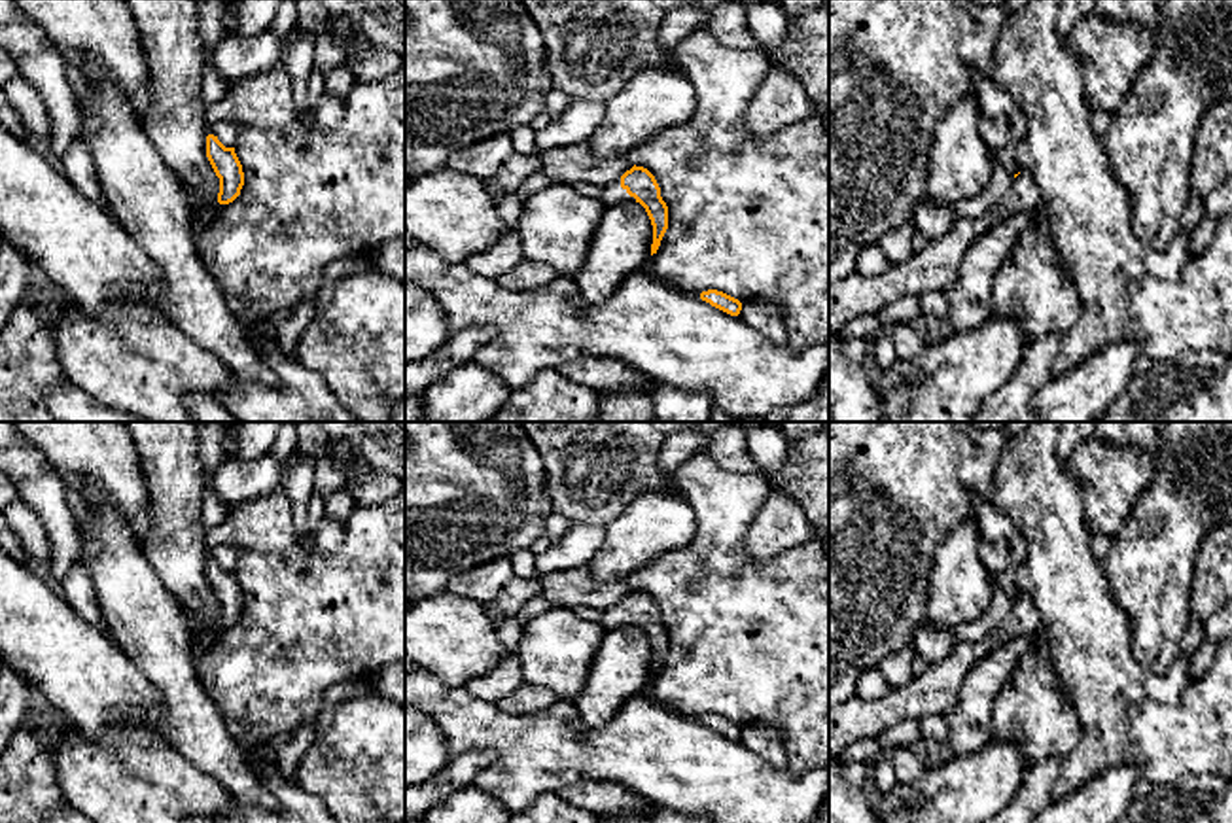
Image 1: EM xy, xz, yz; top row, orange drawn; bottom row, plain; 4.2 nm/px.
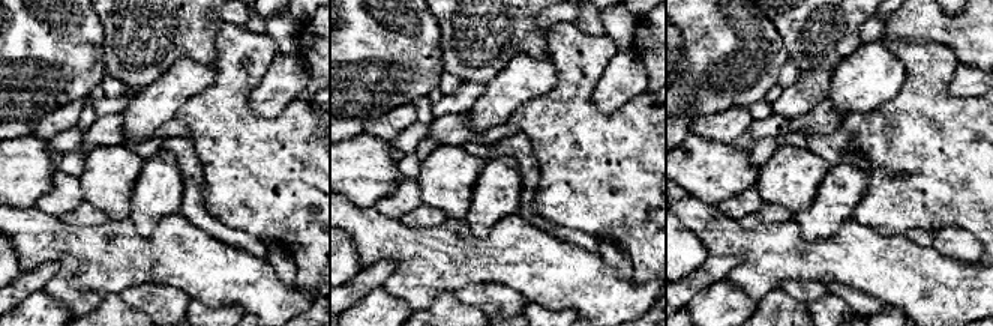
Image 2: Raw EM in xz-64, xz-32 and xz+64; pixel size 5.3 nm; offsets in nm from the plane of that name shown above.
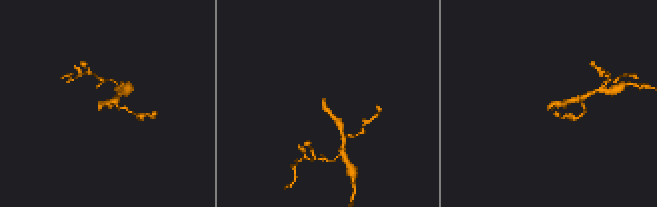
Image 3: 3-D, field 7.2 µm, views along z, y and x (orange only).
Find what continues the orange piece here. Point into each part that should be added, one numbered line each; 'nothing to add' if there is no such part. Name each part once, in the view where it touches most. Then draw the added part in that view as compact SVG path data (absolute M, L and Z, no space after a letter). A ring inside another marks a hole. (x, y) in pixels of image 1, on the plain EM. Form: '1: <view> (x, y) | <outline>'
1: xz (612, 617) | M621 604L609 605L607 609L602 611L602 621L600 621L607 630L609 628L619 628L619 626L636 626L634 621L626 617L626 613L621 611Z

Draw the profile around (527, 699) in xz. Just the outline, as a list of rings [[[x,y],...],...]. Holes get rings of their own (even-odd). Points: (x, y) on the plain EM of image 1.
[[[524,683],[511,696],[498,700],[496,706],[507,713],[532,713],[536,709],[545,709],[554,702],[556,696],[549,689]]]

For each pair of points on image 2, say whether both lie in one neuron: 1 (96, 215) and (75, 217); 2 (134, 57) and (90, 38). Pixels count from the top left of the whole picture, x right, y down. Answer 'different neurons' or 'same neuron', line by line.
1: same neuron
2: different neurons

